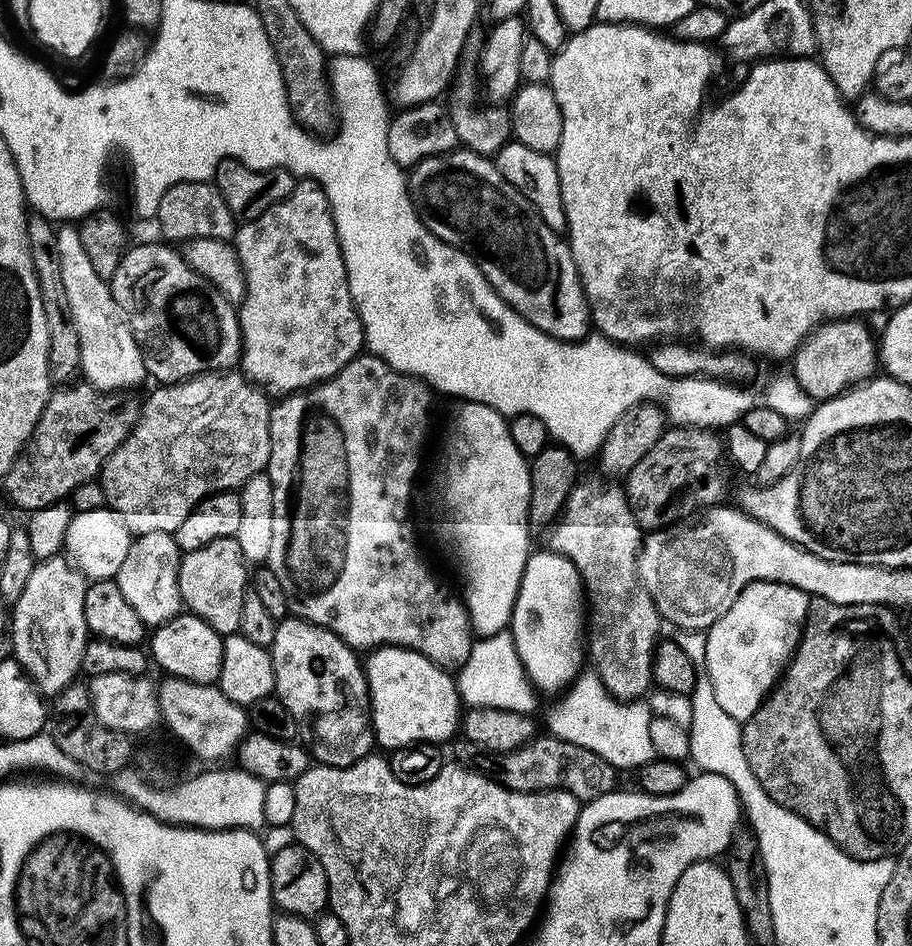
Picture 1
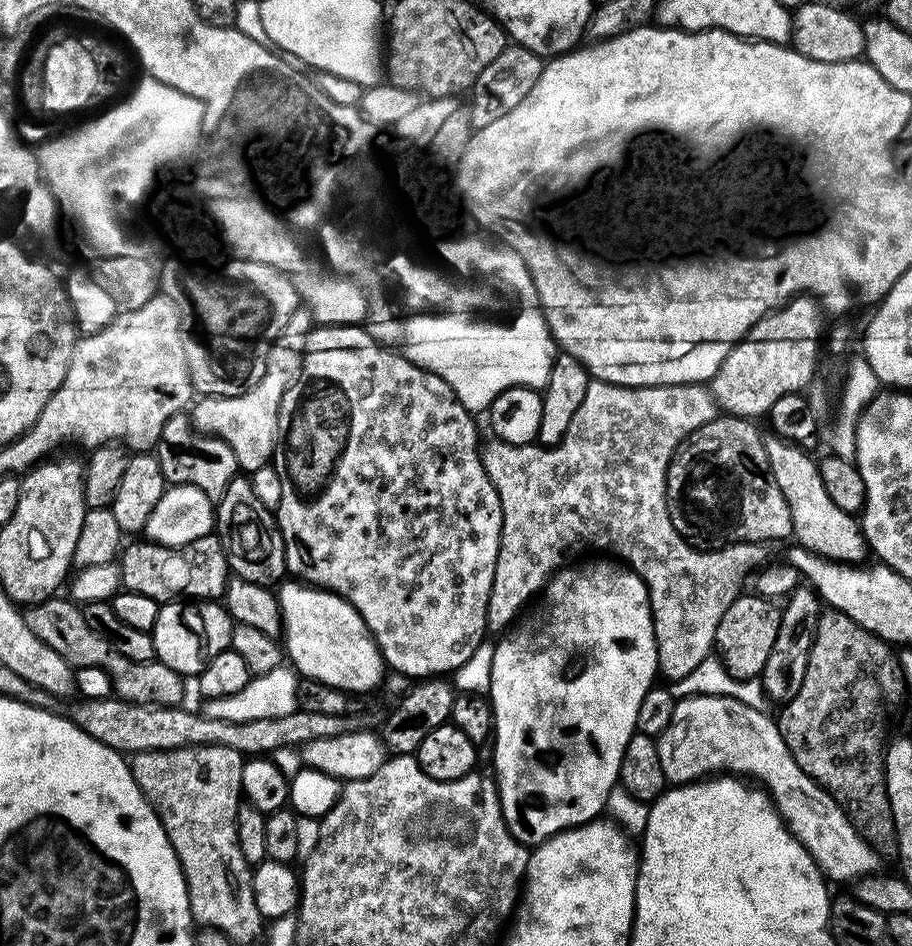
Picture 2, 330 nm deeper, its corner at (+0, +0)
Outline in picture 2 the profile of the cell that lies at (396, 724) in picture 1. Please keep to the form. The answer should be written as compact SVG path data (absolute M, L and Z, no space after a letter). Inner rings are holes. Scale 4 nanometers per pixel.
M304 582L288 583L279 585L278 599L282 640L291 667L301 677L340 688L349 694L379 689L386 675L384 657L358 610L354 610L349 600L343 600L331 590Z

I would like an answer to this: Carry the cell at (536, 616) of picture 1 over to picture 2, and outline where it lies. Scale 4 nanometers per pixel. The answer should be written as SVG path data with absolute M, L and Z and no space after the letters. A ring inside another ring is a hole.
M596 558L600 560L592 560L589 564L576 564L573 568L569 566L561 567L559 570L551 573L550 579L546 584L548 593L544 596L544 624L548 629L544 632L544 640L535 640L532 636L520 636L515 640L514 637L504 634L499 637L500 641L495 641L492 649L492 681L487 690L487 695L490 697L490 709L492 711L492 725L496 737L492 740L492 764L496 767L494 771L494 779L496 789L500 795L500 809L504 815L506 826L510 830L510 834L519 844L525 846L535 846L543 844L544 841L556 836L559 832L565 832L567 828L576 828L579 824L589 824L592 820L597 819L607 809L608 797L612 795L617 787L620 778L620 767L622 766L622 754L626 754L626 746L630 742L630 738L637 733L636 723L638 722L638 706L642 706L642 698L646 698L646 694L657 683L655 672L660 666L658 662L658 650L656 649L656 639L654 638L654 622L652 621L652 611L650 610L650 602L648 601L648 587L642 582L640 575L623 563L617 562L615 559Z

